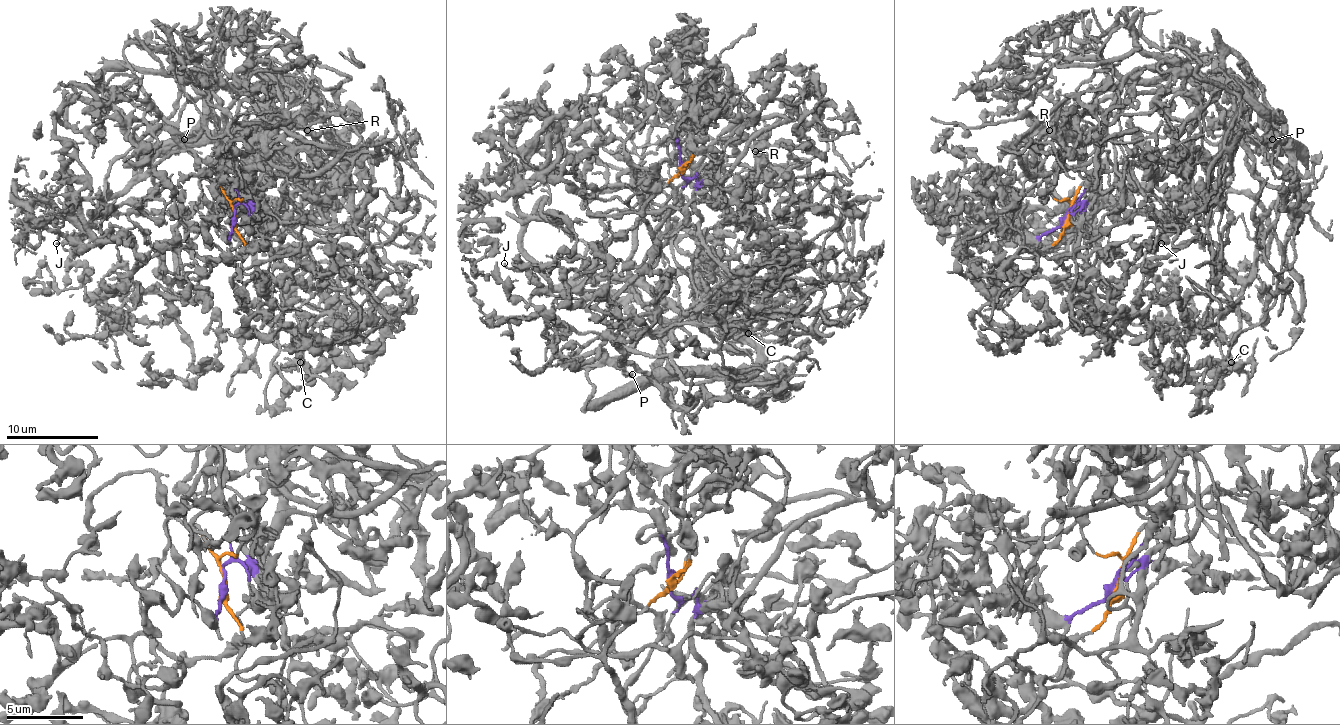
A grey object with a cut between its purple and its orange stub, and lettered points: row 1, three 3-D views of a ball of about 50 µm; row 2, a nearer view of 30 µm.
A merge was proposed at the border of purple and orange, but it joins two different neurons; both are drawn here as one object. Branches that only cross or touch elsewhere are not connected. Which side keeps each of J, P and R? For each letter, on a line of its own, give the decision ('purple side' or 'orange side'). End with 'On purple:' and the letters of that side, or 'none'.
J: orange side
P: orange side
R: purple side
On purple: R

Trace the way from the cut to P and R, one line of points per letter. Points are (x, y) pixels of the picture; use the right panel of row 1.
P: (1069, 217), (1101, 150), (1128, 189), (1193, 205), (1220, 182), (1254, 194), (1259, 176), (1248, 157), (1273, 139)
R: (1067, 217), (1076, 203), (1080, 205), (1078, 196), (1099, 176), (1099, 180), (1064, 162), (1064, 146), (1048, 130)

